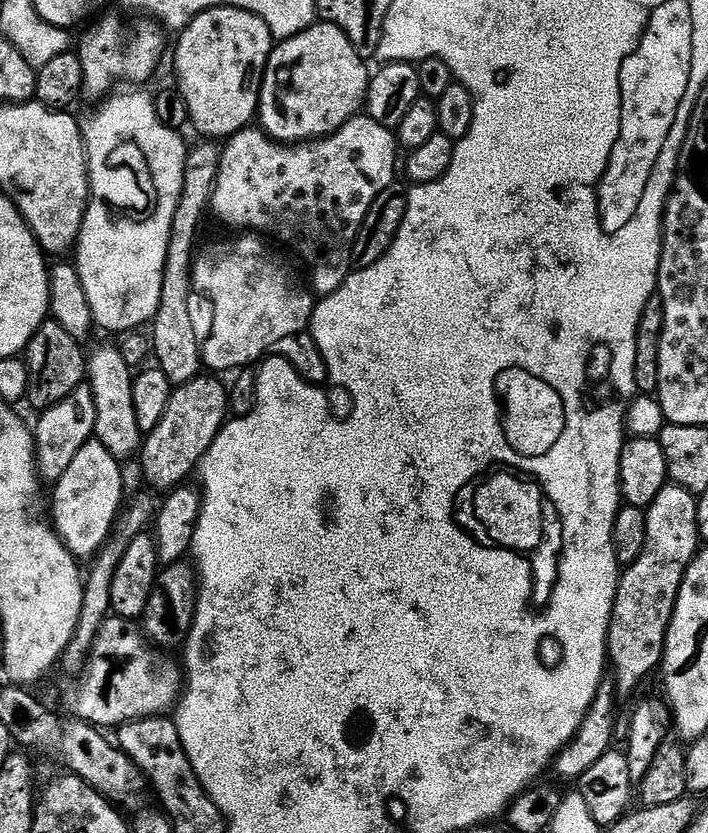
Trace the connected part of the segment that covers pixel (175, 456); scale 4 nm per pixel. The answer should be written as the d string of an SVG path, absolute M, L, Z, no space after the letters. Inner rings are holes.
M201 374L171 389L164 413L152 431L143 437L142 447L138 452L140 464L144 467L144 476L150 487L179 489L183 485L180 483L191 472L193 475L197 471L206 450L220 433L229 415L228 392L220 380L223 379L212 374Z

